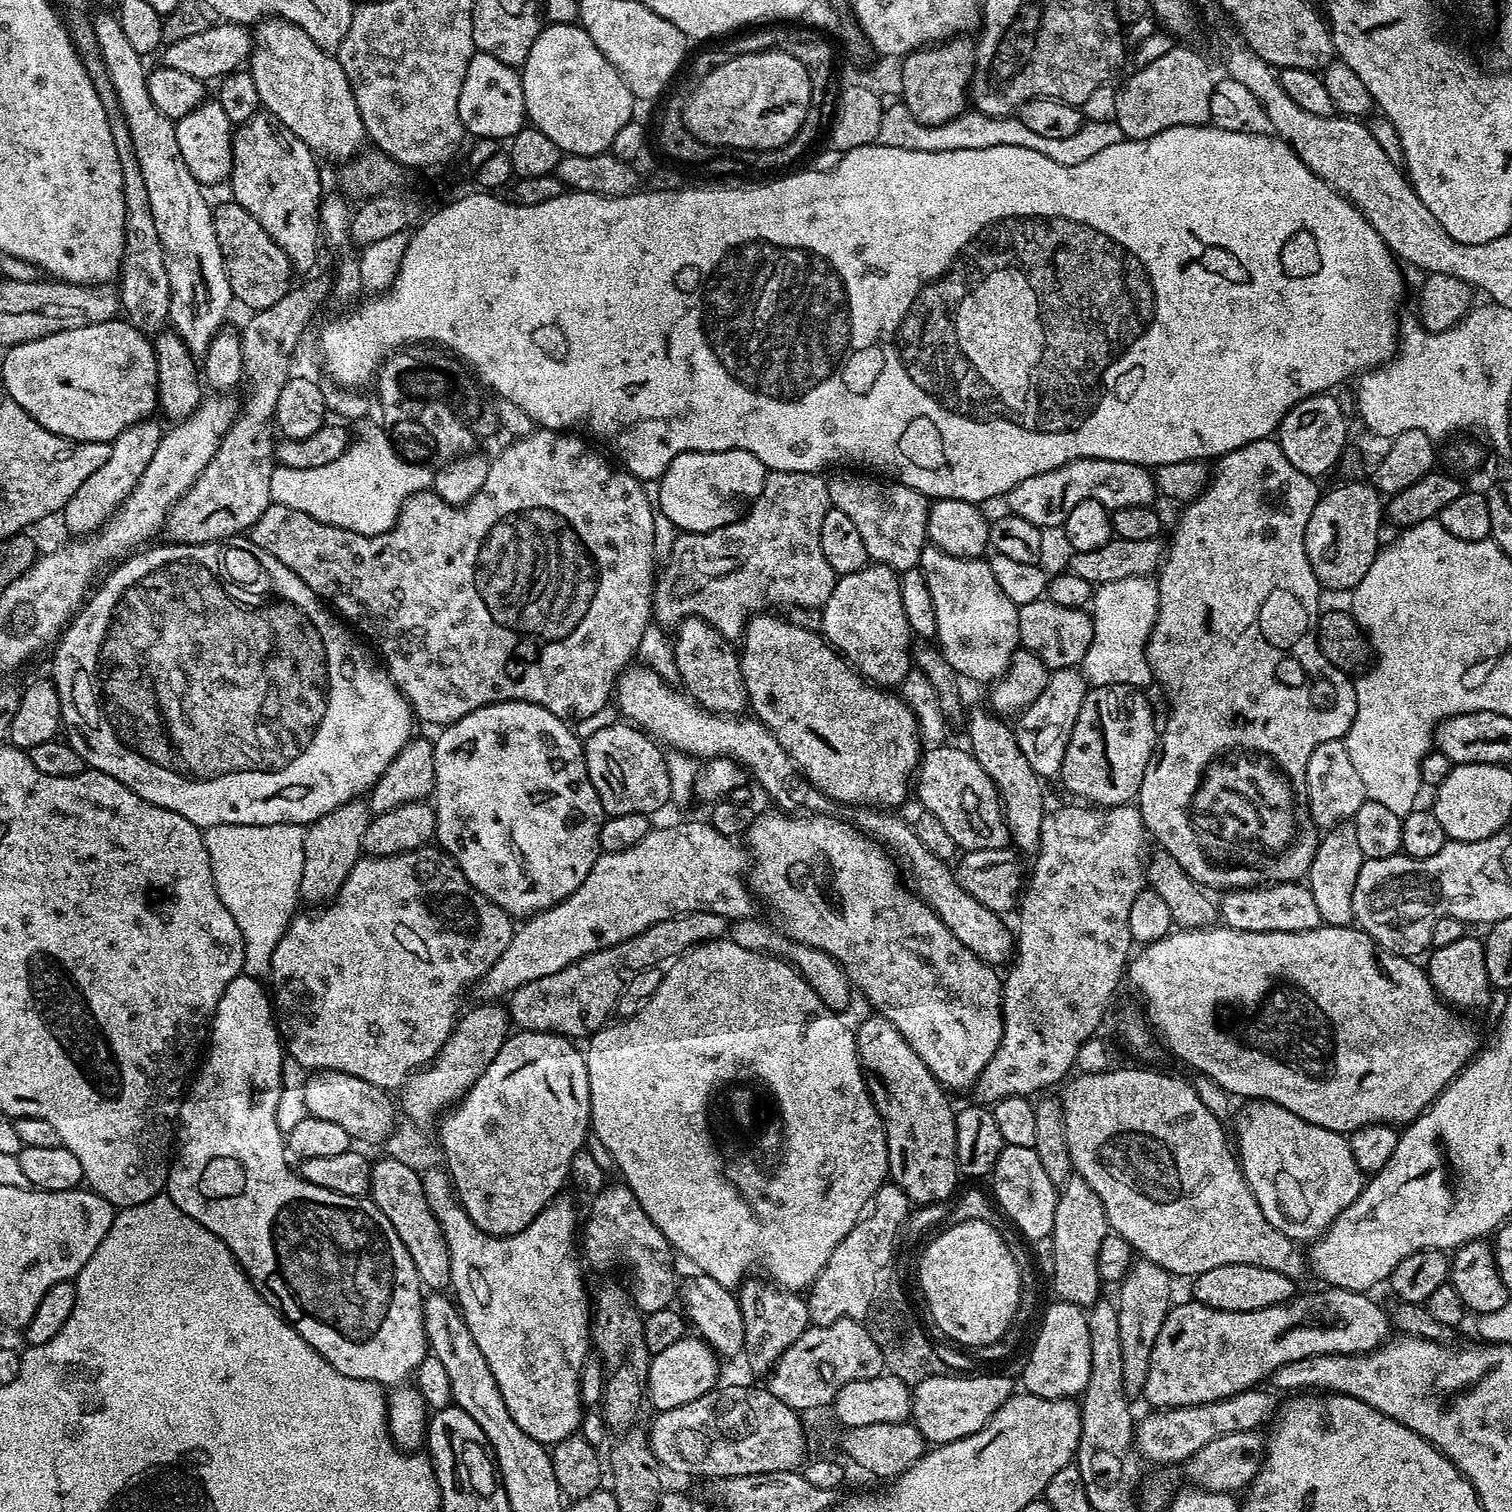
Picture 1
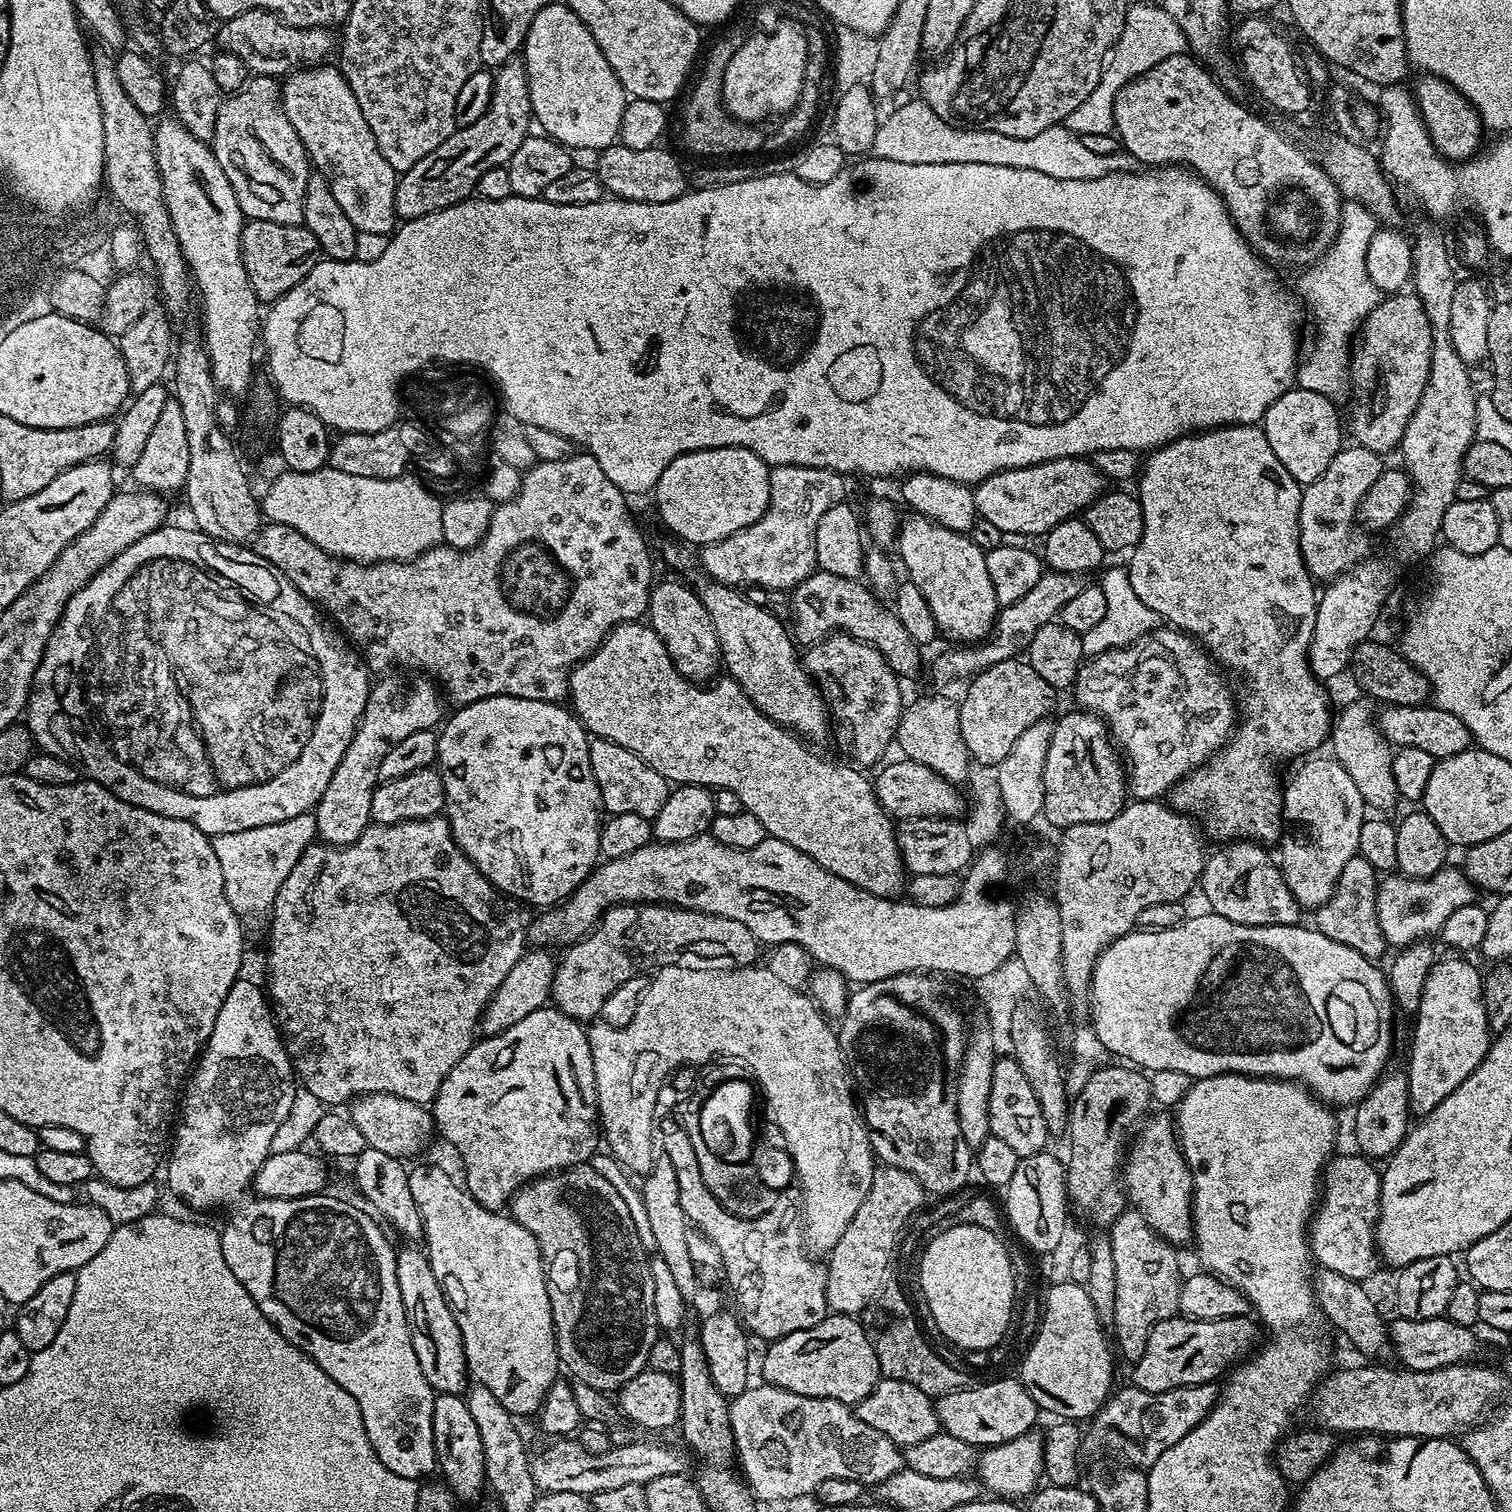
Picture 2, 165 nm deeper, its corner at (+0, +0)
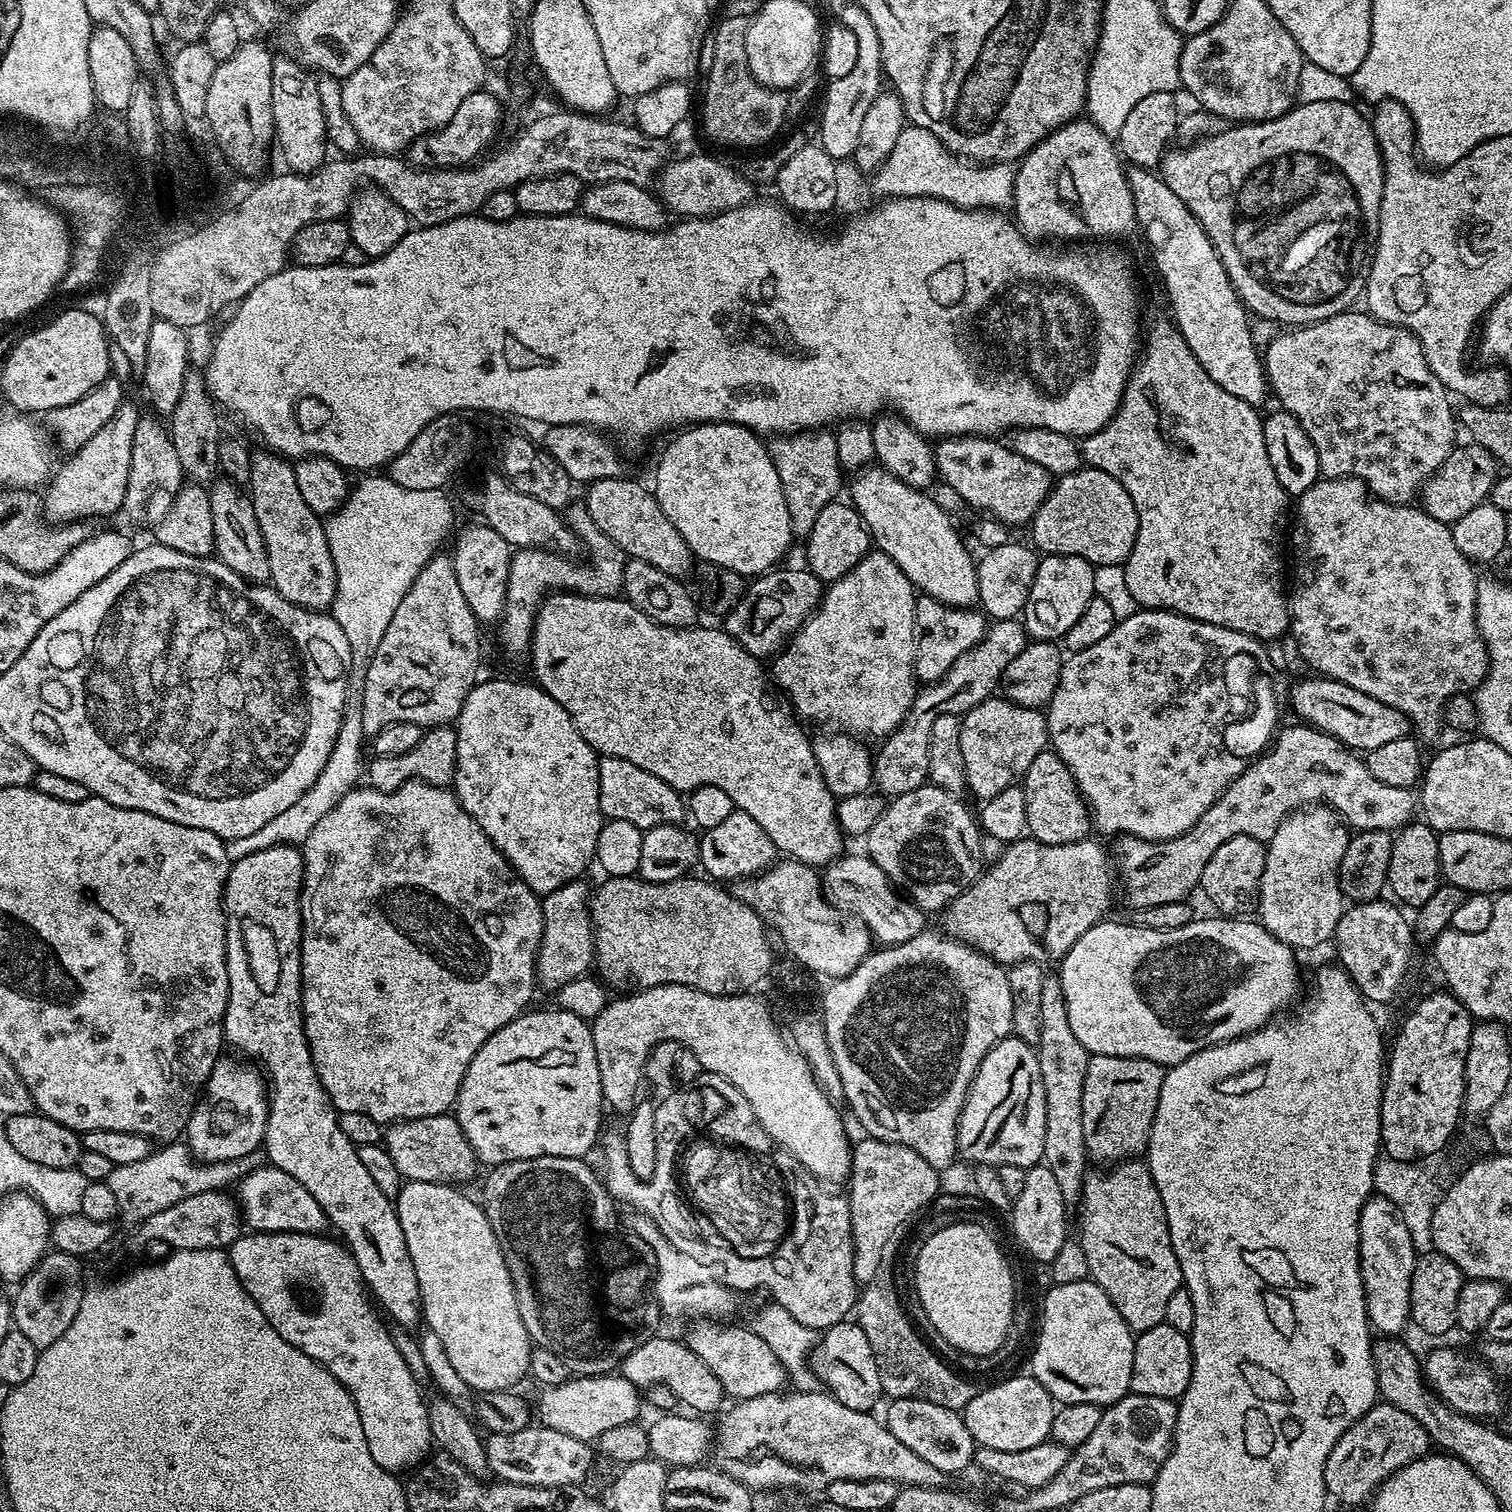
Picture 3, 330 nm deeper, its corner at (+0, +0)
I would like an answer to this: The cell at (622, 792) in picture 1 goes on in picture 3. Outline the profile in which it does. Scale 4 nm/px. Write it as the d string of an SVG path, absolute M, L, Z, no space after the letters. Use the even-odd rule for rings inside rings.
M600 756L598 766L598 798L600 799L601 817L622 822L634 822L642 830L662 826L663 824L680 824L686 816L686 800L662 778L654 778L650 770L626 762L626 758L617 756Z

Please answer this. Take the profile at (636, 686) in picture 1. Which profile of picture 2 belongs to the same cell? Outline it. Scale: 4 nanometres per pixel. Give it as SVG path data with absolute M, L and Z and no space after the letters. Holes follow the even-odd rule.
M633 622L631 624L619 624L618 627L612 629L607 638L592 651L592 654L572 669L568 677L568 696L570 701L572 700L572 704L570 703L571 711L593 737L609 740L618 746L626 746L626 750L638 754L638 758L642 758L654 770L658 770L658 774L662 774L665 780L673 785L702 784L705 788L716 790L729 788L741 798L744 811L754 814L754 818L758 818L758 822L762 822L768 836L778 838L782 842L802 850L802 854L814 858L814 862L818 862L818 866L830 870L830 874L838 874L838 878L842 878L858 888L865 888L870 894L889 898L899 897L901 895L899 892L903 888L905 891L906 888L906 869L904 859L900 857L898 832L894 827L893 817L880 807L880 799L876 797L873 781L869 777L867 780L862 774L864 772L851 763L848 763L849 765L835 764L834 761L827 760L826 757L819 756L816 752L811 752L807 748L809 745L795 732L782 727L780 724L775 724L770 718L766 718L766 714L762 714L758 710L758 706L754 706L754 702L750 702L748 695L737 686L735 680L723 679L717 679L707 686L692 683L674 666L666 646L658 638L656 631L647 623Z

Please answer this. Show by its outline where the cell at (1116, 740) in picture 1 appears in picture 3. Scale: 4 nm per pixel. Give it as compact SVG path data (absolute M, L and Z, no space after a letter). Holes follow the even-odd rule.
M1045 750L1030 762L1022 777L1027 831L1031 839L1043 844L1073 844L1089 839L1094 825L1090 809L1078 790L1066 762L1056 752Z

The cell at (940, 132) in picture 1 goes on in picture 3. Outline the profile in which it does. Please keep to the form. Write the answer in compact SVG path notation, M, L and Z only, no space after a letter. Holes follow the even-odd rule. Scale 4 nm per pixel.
M906 126L898 134L893 150L878 169L879 176L889 197L935 196L937 200L948 200L957 206L988 206L995 196L1007 197L1014 187L1011 163L992 162L987 166L977 166L965 162L949 152L930 129L915 126Z

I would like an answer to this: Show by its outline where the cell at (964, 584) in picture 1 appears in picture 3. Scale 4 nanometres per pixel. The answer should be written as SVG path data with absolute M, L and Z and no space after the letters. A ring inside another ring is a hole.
M870 466L853 476L856 477L852 480L850 504L859 512L875 547L886 553L899 566L902 574L906 574L912 587L923 595L933 596L935 600L949 604L951 608L972 608L980 598L978 574L976 573L977 561L974 556L972 560L967 546L956 533L956 528L952 525L953 517L944 512L942 507L932 500L927 491L906 486L904 482L894 478L894 474L890 474L885 468Z

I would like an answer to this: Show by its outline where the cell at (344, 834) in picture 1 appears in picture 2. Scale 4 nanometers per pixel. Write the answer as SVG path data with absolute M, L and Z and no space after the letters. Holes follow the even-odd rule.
M388 674L377 680L380 681L371 685L368 705L354 738L350 746L346 746L346 754L342 754L342 762L338 762L338 770L334 770L330 786L326 786L326 794L322 794L314 809L317 837L337 848L354 843L373 823L370 802L372 791L381 783L382 758L386 758L402 738L435 729L442 720L442 692L435 679L424 674Z

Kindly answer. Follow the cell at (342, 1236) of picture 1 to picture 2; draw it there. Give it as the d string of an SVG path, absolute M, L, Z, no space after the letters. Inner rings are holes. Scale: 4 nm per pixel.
M247 978L236 980L230 994L226 994L226 1002L222 1004L222 1010L218 1010L218 1018L214 1022L214 1030L208 1039L206 1051L203 1053L198 1067L191 1073L190 1083L183 1093L182 1115L179 1117L178 1127L174 1132L174 1147L171 1149L170 1159L166 1164L168 1184L176 1192L192 1192L192 1196L200 1208L206 1207L207 1204L237 1203L232 1217L228 1220L228 1225L220 1232L222 1258L226 1258L226 1266L230 1266L230 1274L234 1274L234 1278L238 1278L238 1282L242 1282L242 1286L246 1286L250 1298L254 1298L254 1302L258 1302L258 1310L262 1310L265 1318L274 1324L290 1343L298 1346L298 1350L305 1352L322 1370L326 1370L326 1374L330 1374L330 1378L334 1378L334 1382L338 1382L338 1386L342 1386L342 1390L346 1390L346 1394L350 1394L350 1398L354 1398L354 1402L358 1402L358 1410L362 1410L362 1422L366 1426L366 1438L370 1442L374 1454L378 1454L382 1466L386 1466L386 1470L390 1470L402 1478L419 1481L421 1478L431 1477L428 1475L431 1472L435 1473L438 1468L436 1447L434 1446L434 1426L432 1425L437 1393L433 1392L430 1382L426 1382L426 1378L422 1374L422 1366L418 1366L418 1354L414 1354L412 1329L406 1322L406 1310L402 1306L402 1293L398 1290L397 1251L384 1237L385 1229L379 1223L376 1225L371 1220L373 1217L363 1207L361 1207L362 1209L355 1208L354 1205L347 1204L346 1201L339 1200L336 1196L328 1196L329 1194L303 1196L302 1198L266 1198L262 1196L251 1198L252 1200L240 1200L244 1196L244 1191L247 1188L249 1191L253 1187L256 1171L271 1153L271 1139L277 1134L278 1126L281 1126L283 1120L290 1114L297 1089L298 1084L294 1079L292 1059L288 1057L288 1051L284 1048L282 1033L274 1019L274 1008L265 989L261 985L259 988L254 981L247 980Z

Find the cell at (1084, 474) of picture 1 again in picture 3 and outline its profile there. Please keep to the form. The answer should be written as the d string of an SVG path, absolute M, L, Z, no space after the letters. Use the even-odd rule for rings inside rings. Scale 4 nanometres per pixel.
M975 435L941 439L934 448L936 471L943 483L956 489L969 509L981 508L982 513L1005 526L1027 525L1052 491L1054 477L1038 462L1022 458L1007 443L998 441Z

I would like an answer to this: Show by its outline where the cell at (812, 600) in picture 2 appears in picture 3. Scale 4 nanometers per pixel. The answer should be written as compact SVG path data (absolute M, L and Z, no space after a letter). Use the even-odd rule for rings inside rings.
M777 566L753 579L744 589L740 605L723 617L722 627L731 634L751 656L771 657L796 635L805 620L820 607L826 591L825 581L819 580L807 567Z

